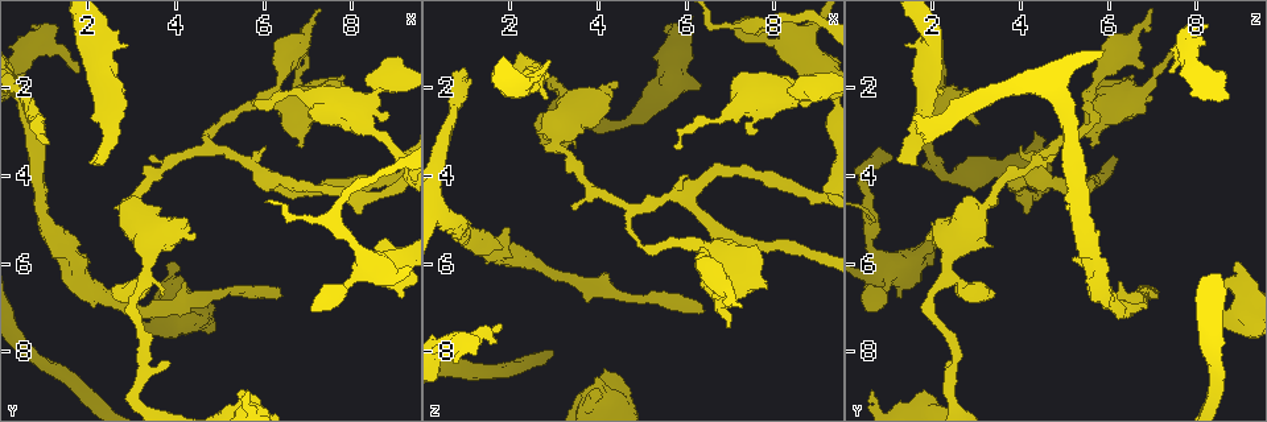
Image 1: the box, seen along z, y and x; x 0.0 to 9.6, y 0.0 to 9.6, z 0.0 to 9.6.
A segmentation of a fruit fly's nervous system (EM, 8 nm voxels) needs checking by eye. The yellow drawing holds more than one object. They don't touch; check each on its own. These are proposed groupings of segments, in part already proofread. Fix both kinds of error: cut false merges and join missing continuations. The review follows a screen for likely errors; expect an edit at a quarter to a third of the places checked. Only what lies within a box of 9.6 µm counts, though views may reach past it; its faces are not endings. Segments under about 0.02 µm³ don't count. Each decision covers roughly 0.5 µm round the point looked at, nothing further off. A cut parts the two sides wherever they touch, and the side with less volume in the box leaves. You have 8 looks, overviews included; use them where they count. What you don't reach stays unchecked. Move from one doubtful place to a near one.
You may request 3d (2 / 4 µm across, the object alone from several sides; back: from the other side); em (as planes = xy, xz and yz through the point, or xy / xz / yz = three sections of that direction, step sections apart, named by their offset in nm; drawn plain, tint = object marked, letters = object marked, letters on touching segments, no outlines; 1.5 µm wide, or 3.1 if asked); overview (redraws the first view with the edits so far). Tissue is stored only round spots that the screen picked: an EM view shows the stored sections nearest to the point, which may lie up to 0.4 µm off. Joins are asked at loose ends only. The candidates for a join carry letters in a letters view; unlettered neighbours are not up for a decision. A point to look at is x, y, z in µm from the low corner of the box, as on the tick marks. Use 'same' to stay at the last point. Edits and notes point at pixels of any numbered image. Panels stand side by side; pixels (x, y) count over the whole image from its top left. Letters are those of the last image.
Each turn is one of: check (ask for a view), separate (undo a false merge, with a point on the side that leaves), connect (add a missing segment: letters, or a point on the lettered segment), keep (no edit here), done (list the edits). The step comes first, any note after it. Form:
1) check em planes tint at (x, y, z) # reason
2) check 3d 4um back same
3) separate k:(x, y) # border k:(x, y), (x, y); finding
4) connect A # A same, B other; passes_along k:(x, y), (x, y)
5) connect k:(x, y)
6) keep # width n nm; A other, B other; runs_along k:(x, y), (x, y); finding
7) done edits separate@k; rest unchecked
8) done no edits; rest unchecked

check em planes letters at (2.90, 1.00, 1.40) # branch stops here

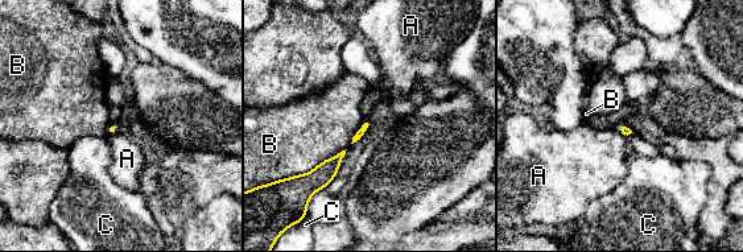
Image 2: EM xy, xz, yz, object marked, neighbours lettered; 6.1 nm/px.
keep # A other, B other, C other; border 2:(616, 128), (627, 137); none of them fits

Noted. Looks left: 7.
check 3d 2um at (6.75, 3.30, 5.60) # an open end

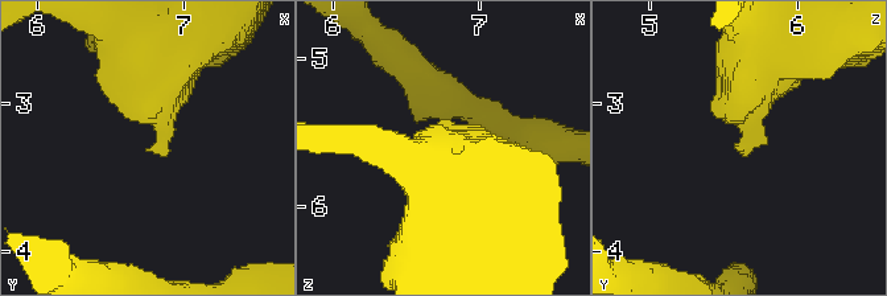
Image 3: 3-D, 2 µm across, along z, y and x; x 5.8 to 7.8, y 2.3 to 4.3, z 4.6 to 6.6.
check em planes letters at (6.78, 3.34, 5.58) # need the tissue

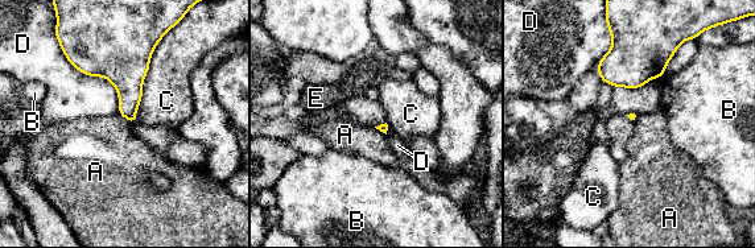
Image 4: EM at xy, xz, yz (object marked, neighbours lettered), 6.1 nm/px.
keep # A other, B other, C other, D other, E other; border 4:(62, 49), (114, 86), (119, 111); none of them fits

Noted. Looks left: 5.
check em planes plain at (4.85, 3.00, 5.40) # thick turns thin

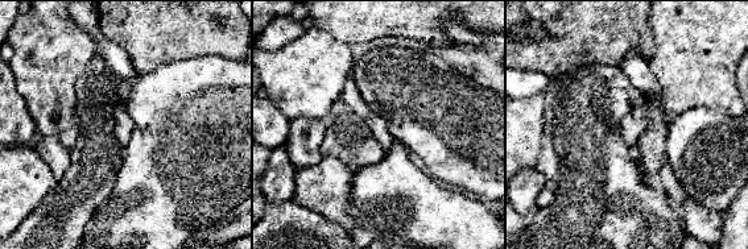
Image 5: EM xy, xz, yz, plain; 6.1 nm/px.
check em planes letters same # what lies round it

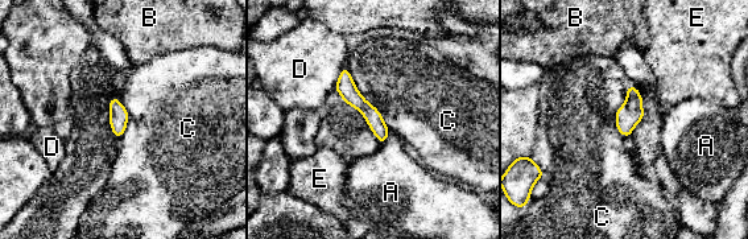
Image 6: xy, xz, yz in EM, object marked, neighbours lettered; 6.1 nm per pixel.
keep # width 100 nm; A other, B other, C other, D other, E other; runs_along 6:(344, 71), (344, 86), (383, 137); continuous, no second neuron

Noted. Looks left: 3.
done no edits; rest unchecked

